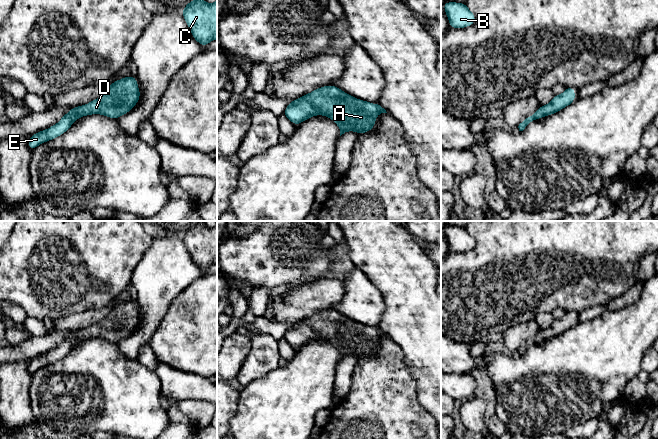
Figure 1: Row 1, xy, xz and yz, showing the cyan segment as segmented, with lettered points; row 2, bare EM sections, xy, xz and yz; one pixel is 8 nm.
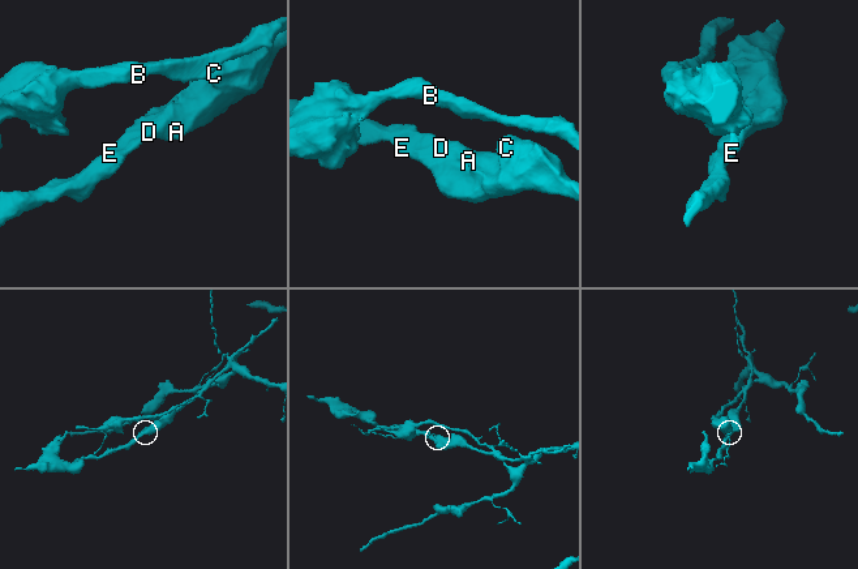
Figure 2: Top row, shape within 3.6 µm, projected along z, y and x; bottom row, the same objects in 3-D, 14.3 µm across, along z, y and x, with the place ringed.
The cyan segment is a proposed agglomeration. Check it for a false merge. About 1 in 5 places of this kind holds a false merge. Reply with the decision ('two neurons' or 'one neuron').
one neuron

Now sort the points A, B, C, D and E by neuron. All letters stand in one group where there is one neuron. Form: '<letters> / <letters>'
A B C D E

